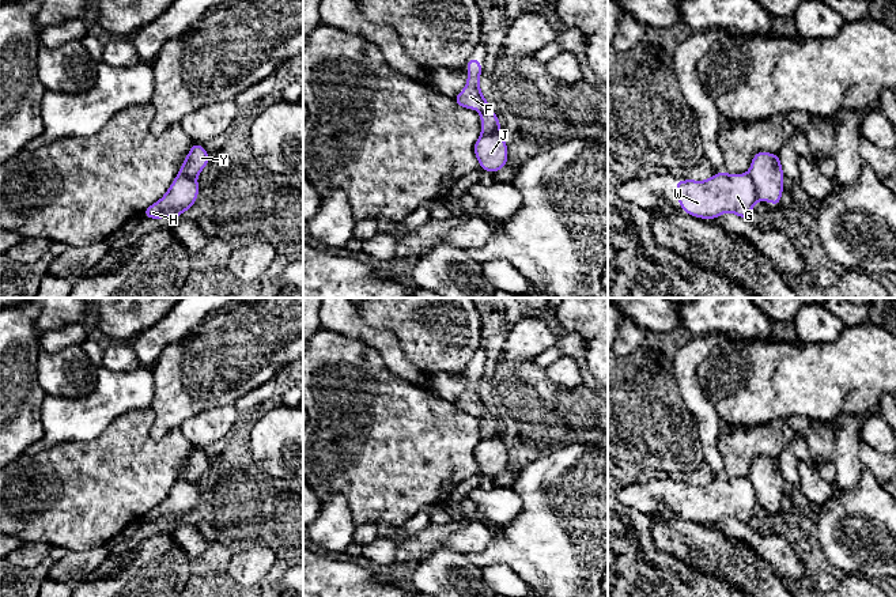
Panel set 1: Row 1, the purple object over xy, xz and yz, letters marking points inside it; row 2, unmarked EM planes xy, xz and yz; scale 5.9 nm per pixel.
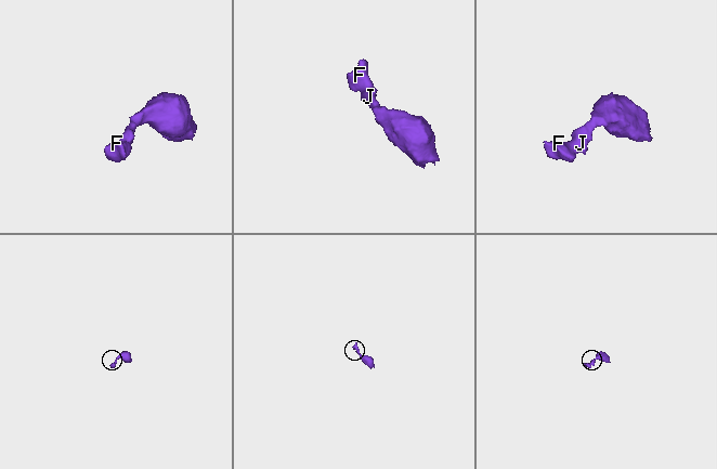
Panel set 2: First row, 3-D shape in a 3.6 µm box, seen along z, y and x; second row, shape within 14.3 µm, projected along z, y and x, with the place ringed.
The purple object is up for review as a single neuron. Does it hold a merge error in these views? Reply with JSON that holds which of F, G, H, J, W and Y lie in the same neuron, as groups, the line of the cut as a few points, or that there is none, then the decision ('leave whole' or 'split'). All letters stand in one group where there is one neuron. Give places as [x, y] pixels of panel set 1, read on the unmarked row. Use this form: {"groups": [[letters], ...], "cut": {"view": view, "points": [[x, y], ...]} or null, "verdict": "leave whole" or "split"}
{"groups": [["F", "G", "H", "W"], ["J", "Y"]], "cut": {"view": "yz", "points": [[747, 478], [753, 488], [757, 503]]}, "verdict": "split"}

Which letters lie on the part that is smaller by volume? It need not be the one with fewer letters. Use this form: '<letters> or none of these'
F, G, H, W

